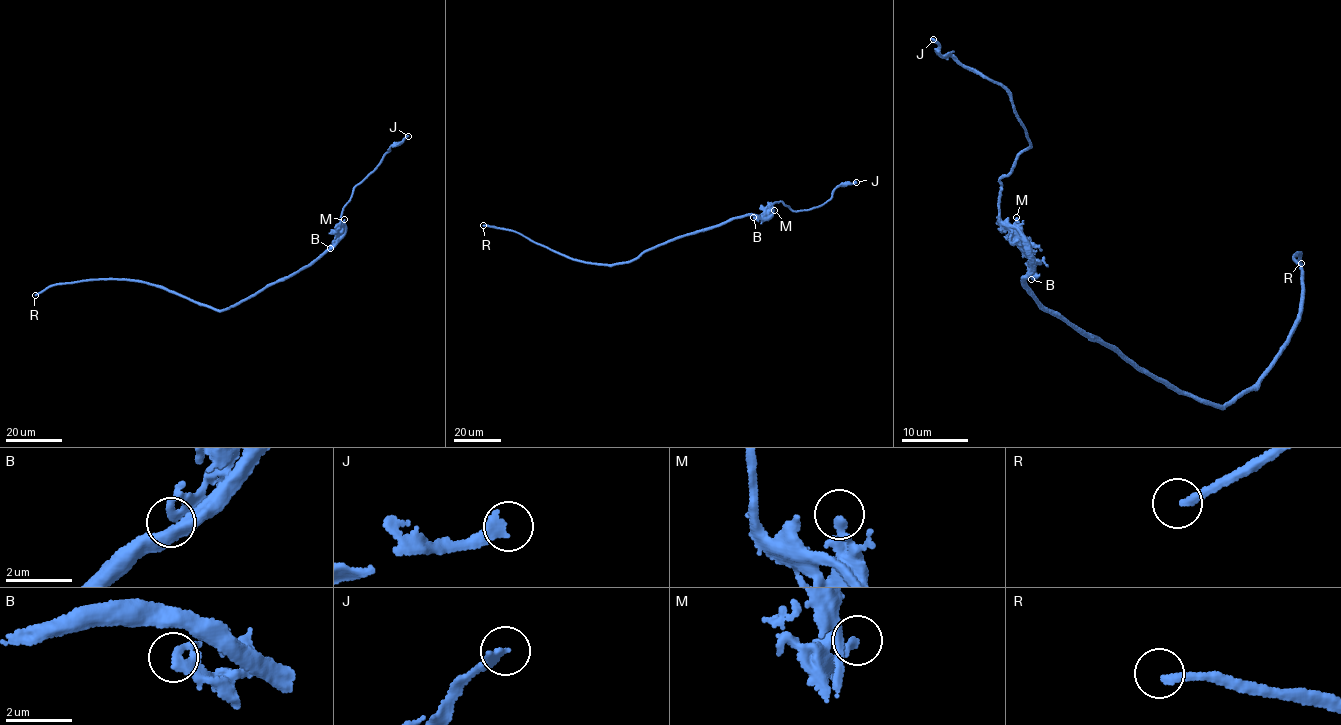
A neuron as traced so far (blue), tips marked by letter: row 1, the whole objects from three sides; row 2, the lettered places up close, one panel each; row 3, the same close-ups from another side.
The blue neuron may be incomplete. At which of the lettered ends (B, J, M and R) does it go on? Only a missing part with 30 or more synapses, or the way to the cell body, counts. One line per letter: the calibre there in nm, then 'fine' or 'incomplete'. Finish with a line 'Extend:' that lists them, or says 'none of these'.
B: calibre 200 nm; fine
J: calibre 300 nm; incomplete
M: calibre 200 nm; fine
R: calibre 240 nm; fine
Extend: J

